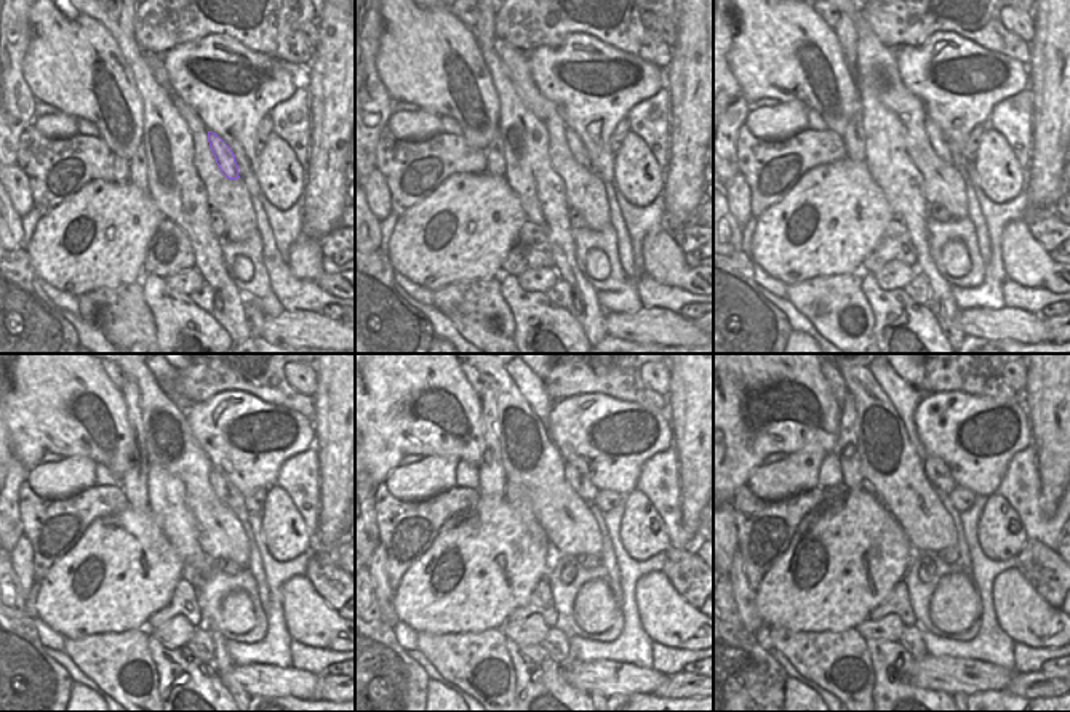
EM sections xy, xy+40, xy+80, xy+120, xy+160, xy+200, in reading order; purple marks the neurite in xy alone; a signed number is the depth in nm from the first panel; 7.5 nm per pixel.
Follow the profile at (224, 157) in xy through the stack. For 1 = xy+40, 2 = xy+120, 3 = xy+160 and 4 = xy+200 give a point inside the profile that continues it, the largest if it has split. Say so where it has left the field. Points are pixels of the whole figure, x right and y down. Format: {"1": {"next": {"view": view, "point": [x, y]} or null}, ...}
{"1": {"next": {"view": "xy+40", "point": [578, 148]}}, "2": {"next": {"view": "xy+120", "point": [226, 492]}}, "3": {"next": {"view": "xy+160", "point": [576, 472]}}, "4": {"next": {"view": "xy+200", "point": [939, 476]}}}

